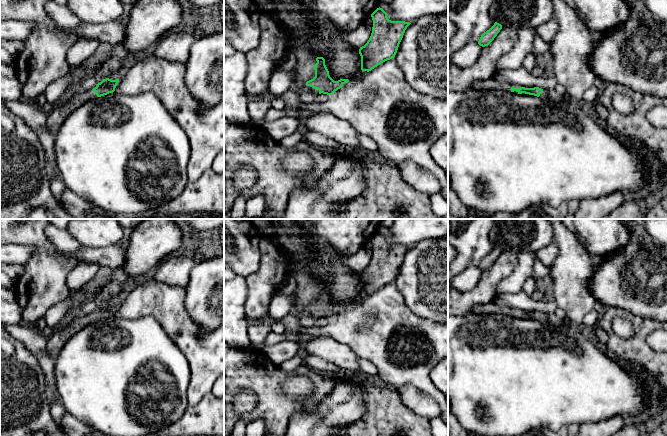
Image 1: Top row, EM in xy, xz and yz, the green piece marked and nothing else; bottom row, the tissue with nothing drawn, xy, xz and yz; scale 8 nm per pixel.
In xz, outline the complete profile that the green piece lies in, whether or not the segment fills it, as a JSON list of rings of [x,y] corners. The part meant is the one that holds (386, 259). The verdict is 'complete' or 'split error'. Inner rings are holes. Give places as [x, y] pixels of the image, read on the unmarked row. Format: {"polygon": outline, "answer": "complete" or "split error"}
{"polygon": [[[382,232],[371,238],[372,257],[367,267],[360,271],[361,294],[371,295],[381,287],[395,281],[405,254],[411,248],[405,245],[391,245]]], "answer": "complete"}

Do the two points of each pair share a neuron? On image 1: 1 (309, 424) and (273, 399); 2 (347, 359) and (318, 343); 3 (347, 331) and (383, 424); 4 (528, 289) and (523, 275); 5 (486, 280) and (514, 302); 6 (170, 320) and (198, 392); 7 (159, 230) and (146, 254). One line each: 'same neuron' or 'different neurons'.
1: different neurons
2: same neuron
3: different neurons
4: different neurons
5: different neurons
6: same neuron
7: same neuron

